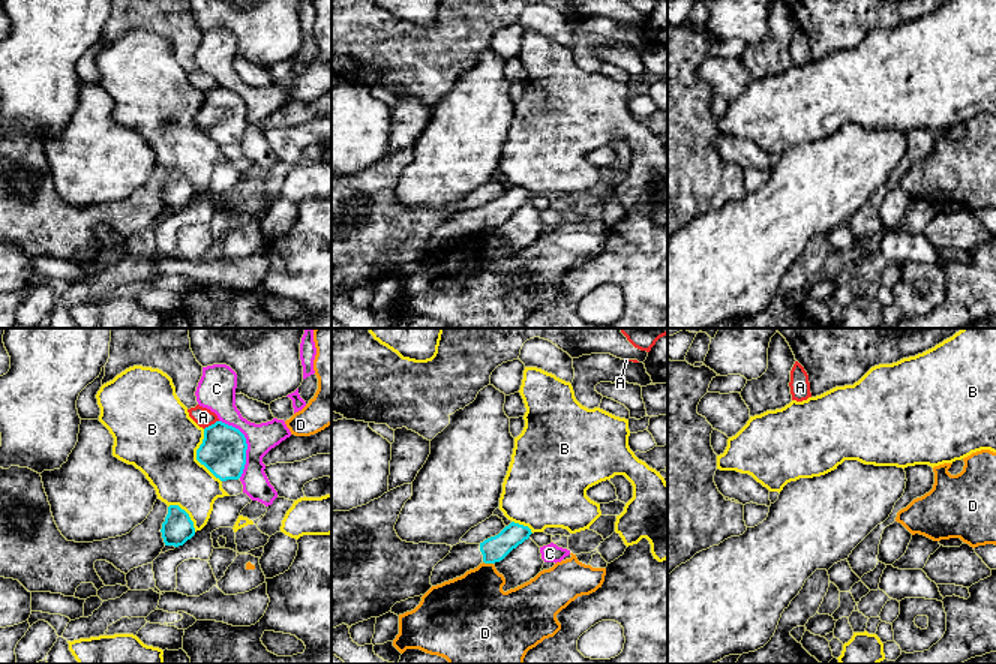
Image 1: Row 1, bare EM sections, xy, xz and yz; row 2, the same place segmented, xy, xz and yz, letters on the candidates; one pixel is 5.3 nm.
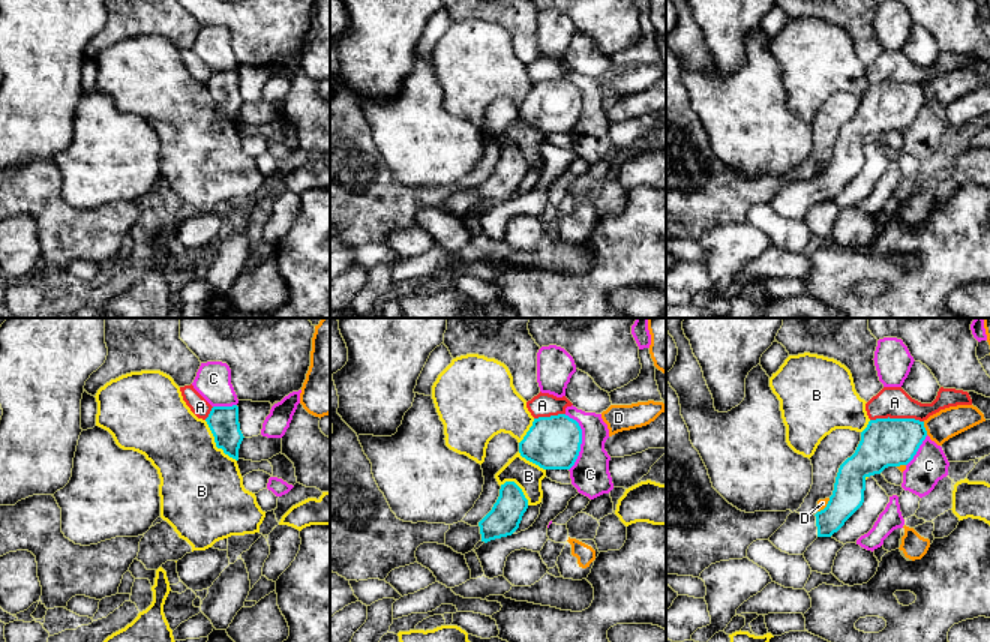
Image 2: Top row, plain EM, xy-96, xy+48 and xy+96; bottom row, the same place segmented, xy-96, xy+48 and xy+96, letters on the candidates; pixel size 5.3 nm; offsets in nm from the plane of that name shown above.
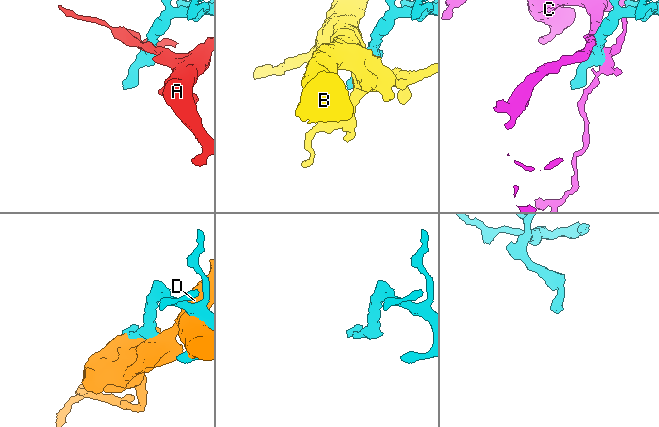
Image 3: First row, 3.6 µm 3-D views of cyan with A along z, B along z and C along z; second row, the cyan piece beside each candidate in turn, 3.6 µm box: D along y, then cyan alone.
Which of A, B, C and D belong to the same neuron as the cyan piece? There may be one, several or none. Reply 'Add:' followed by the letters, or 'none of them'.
Add: none of them

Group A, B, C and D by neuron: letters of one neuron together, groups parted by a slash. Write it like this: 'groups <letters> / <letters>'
groups A / B / C / D

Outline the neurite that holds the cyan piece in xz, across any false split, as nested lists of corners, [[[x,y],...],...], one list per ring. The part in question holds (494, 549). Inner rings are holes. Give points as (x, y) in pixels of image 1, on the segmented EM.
[[[512,522],[498,535],[480,544],[459,543],[453,546],[450,553],[434,567],[430,585],[436,586],[460,577],[483,562],[495,564],[502,561],[513,549],[528,540],[531,534],[528,526]]]

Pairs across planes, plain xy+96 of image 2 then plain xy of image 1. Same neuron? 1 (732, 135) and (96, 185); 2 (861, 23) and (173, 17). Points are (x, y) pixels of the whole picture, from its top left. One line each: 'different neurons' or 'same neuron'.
1: same neuron
2: same neuron

